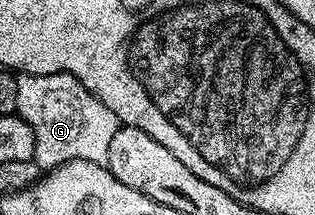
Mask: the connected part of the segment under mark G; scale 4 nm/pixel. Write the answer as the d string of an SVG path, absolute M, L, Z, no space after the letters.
M65 72L23 74L19 77L19 90L16 112L33 128L36 139L34 159L43 171L52 171L71 160L107 165L110 141L122 125L114 110L90 94L78 78Z

